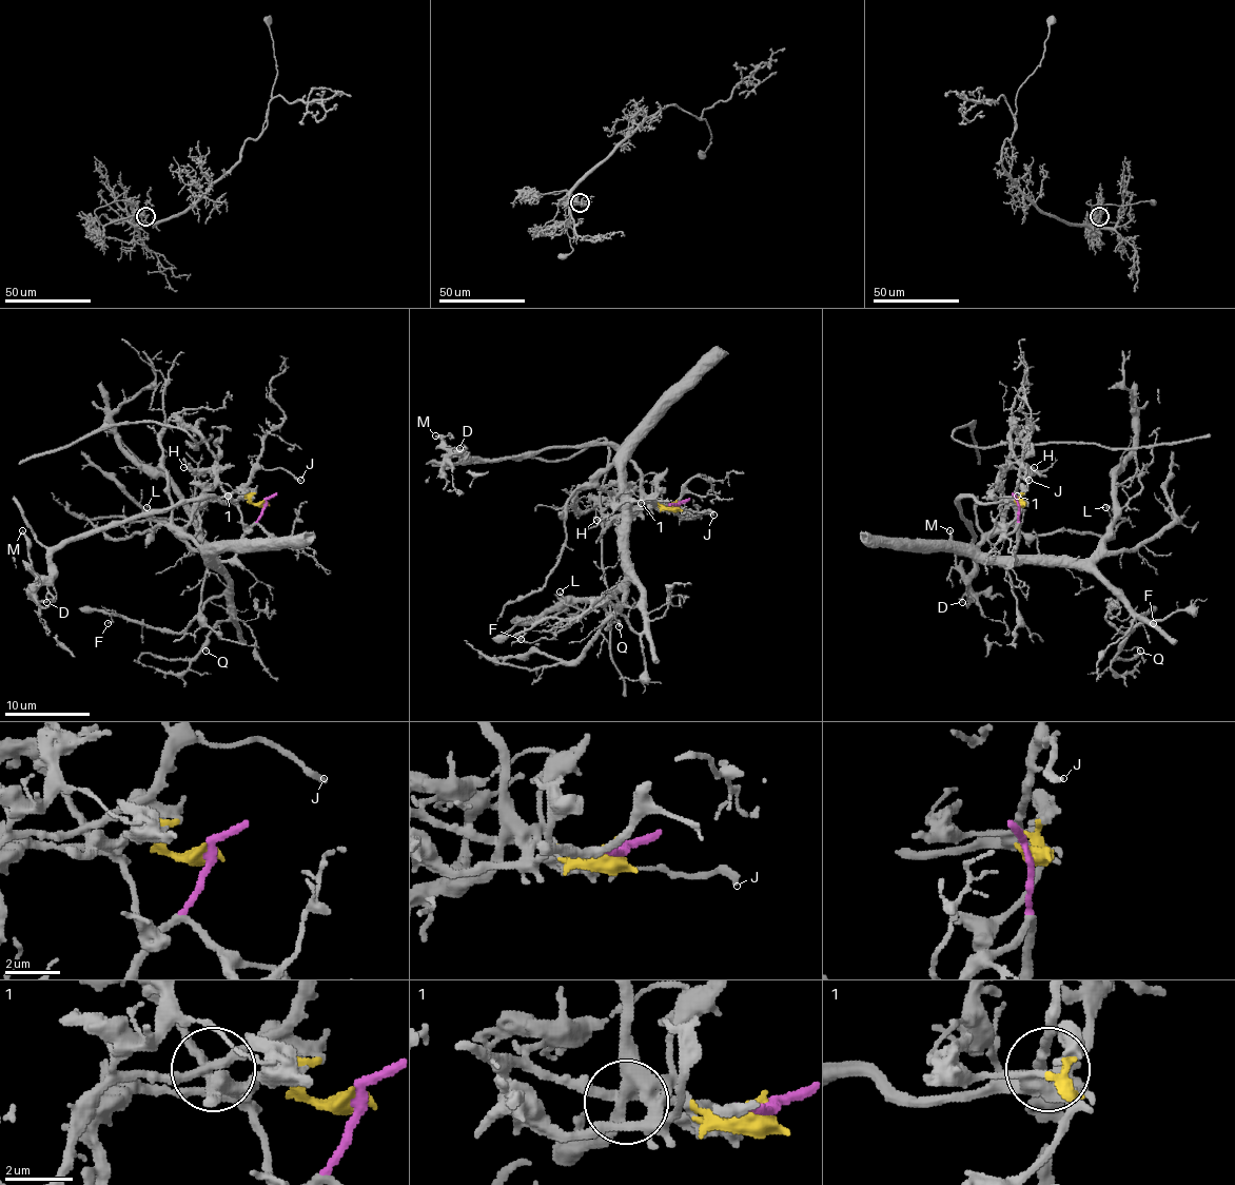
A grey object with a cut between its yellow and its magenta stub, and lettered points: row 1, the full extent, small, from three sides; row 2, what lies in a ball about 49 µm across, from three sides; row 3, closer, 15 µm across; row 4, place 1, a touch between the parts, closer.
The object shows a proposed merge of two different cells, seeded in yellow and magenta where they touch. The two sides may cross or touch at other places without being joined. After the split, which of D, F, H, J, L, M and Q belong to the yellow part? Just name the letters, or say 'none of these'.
D, H, M

